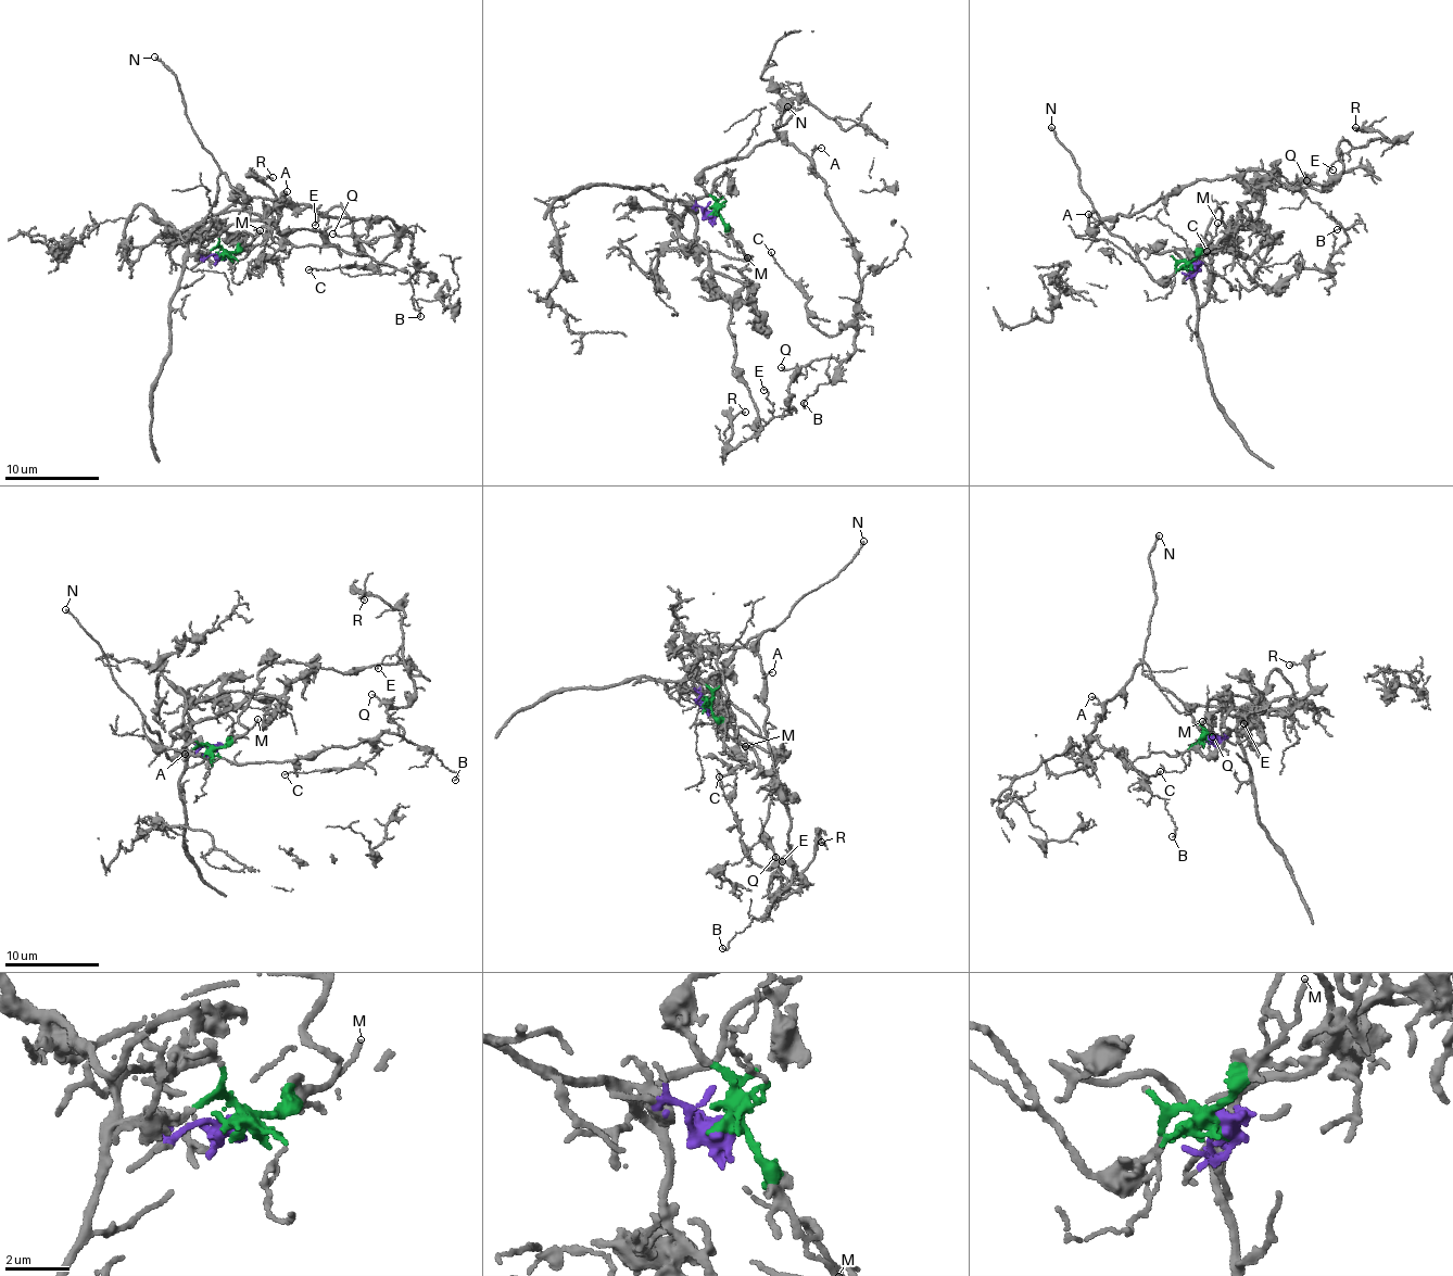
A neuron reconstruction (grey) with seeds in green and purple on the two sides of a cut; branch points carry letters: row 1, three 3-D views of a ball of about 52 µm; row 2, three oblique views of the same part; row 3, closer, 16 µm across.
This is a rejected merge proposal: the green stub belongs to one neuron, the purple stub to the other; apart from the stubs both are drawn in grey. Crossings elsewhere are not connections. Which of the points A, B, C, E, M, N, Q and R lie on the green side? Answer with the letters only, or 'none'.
A, B, C, E, M, N, Q, R

